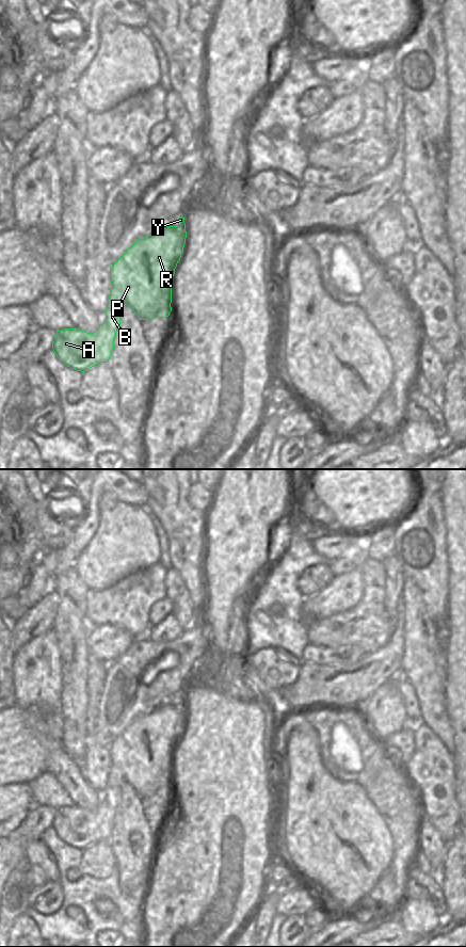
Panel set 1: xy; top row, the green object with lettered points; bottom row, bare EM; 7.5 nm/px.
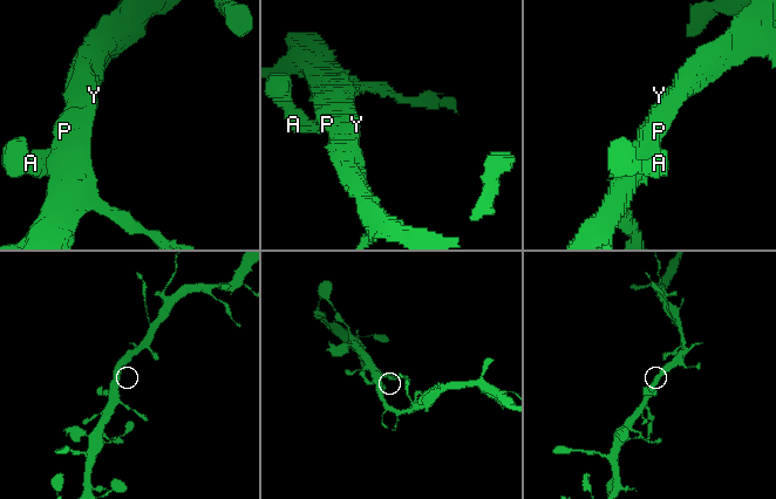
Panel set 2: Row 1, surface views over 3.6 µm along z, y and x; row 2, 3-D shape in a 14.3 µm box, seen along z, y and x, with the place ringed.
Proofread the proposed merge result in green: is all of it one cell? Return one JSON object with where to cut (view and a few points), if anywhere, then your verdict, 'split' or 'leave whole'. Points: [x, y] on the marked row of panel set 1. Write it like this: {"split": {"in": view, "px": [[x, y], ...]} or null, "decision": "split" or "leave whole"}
{"split": null, "decision": "leave whole"}

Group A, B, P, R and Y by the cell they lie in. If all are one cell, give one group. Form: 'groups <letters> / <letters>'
groups A B P R Y

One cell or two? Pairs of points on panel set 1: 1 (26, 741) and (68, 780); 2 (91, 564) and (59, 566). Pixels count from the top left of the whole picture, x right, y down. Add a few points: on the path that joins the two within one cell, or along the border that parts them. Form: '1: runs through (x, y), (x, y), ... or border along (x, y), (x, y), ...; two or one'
1: border along (35, 736), (45, 750), (46, 769); two
2: border along (87, 543), (82, 554), (76, 560), (75, 566); two

